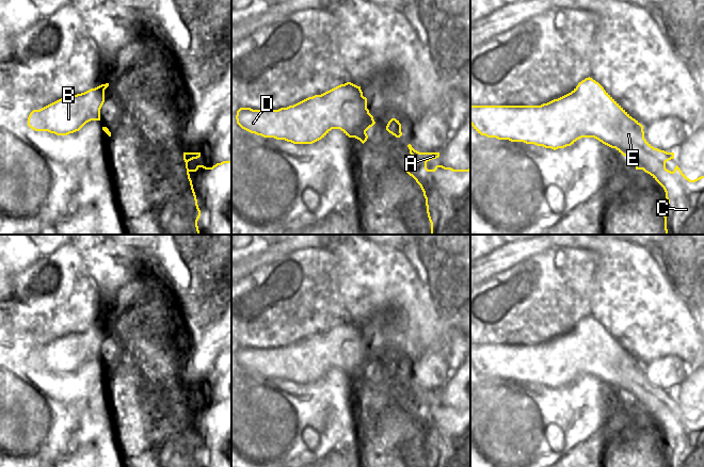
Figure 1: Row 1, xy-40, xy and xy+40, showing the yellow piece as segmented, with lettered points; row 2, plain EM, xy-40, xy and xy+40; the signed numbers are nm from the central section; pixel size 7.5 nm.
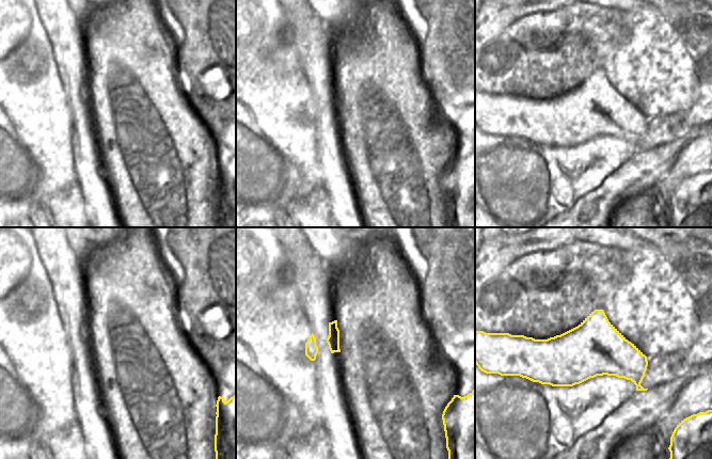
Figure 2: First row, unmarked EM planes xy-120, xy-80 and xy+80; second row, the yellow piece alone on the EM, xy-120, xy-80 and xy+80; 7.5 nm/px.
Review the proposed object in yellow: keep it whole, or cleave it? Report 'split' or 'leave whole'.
leave whole

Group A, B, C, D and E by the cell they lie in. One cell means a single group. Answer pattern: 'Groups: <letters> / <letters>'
Groups: A B C D E

